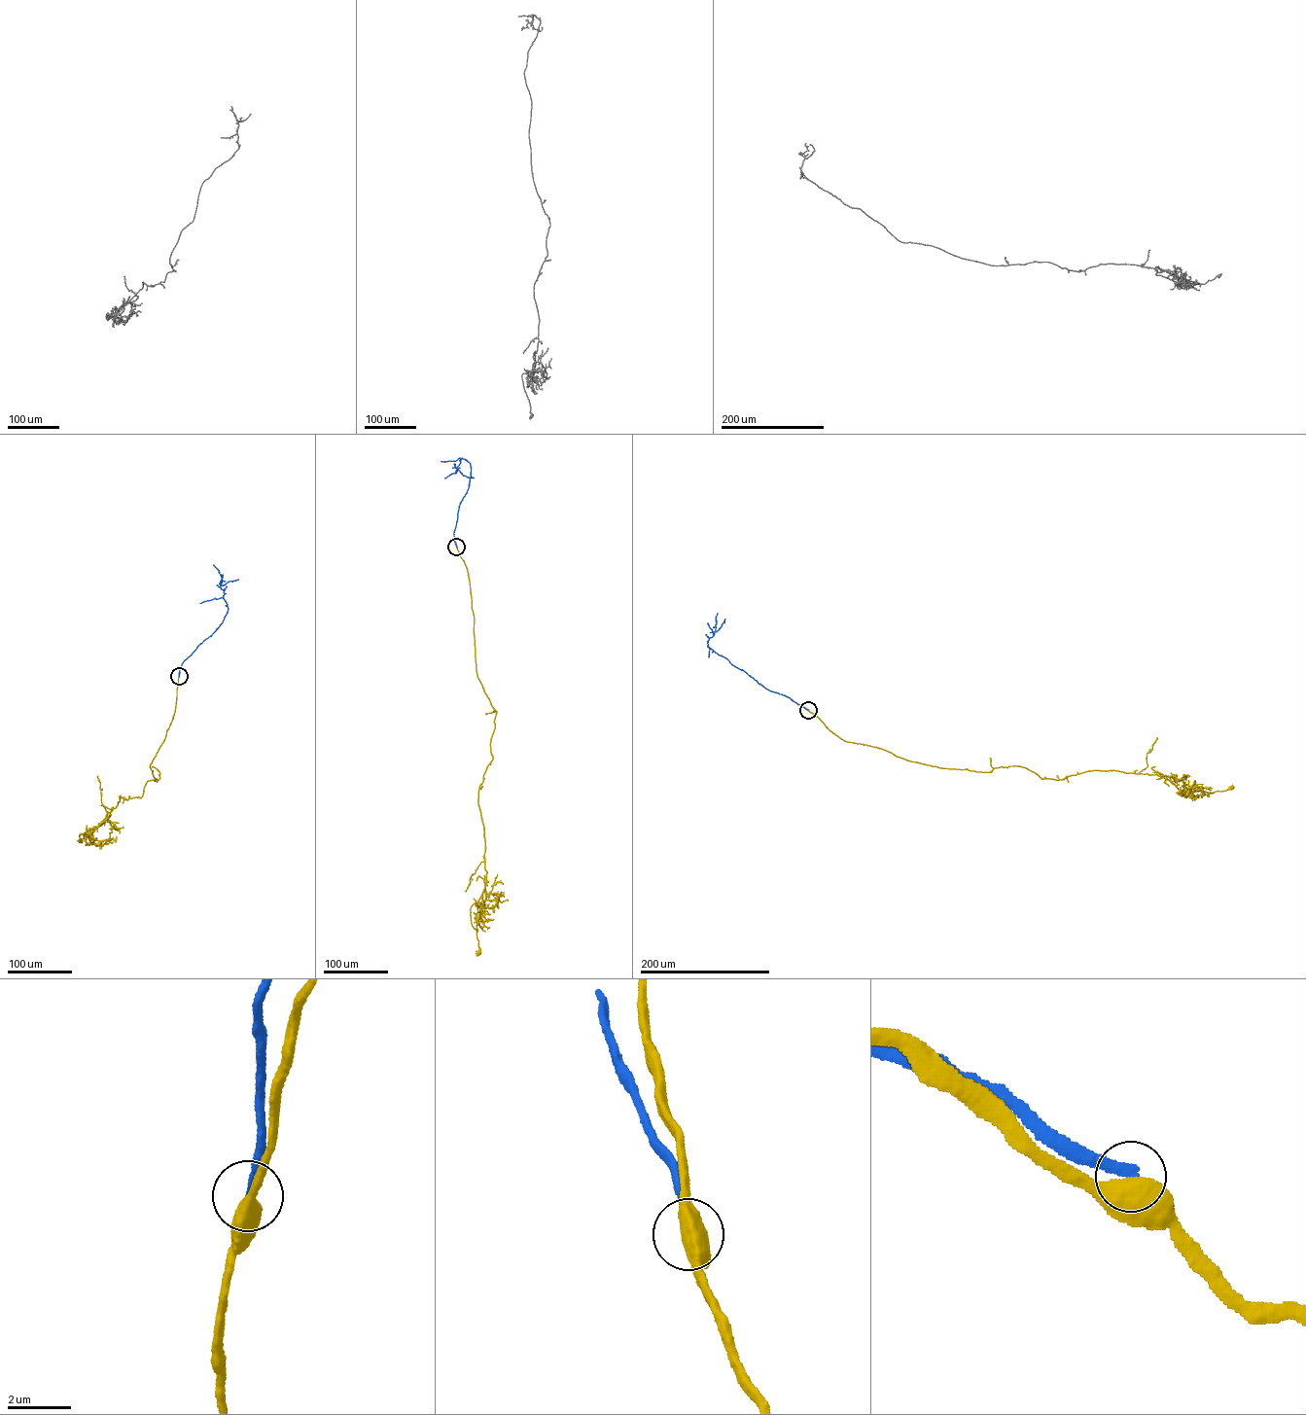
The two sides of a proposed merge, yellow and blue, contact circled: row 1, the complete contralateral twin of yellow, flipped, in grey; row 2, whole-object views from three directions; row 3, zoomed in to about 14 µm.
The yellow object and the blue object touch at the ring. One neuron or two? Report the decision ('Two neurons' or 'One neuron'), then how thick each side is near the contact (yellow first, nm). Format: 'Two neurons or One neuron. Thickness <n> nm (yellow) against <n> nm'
Two neurons. Thickness 550 nm (yellow) against 320 nm

